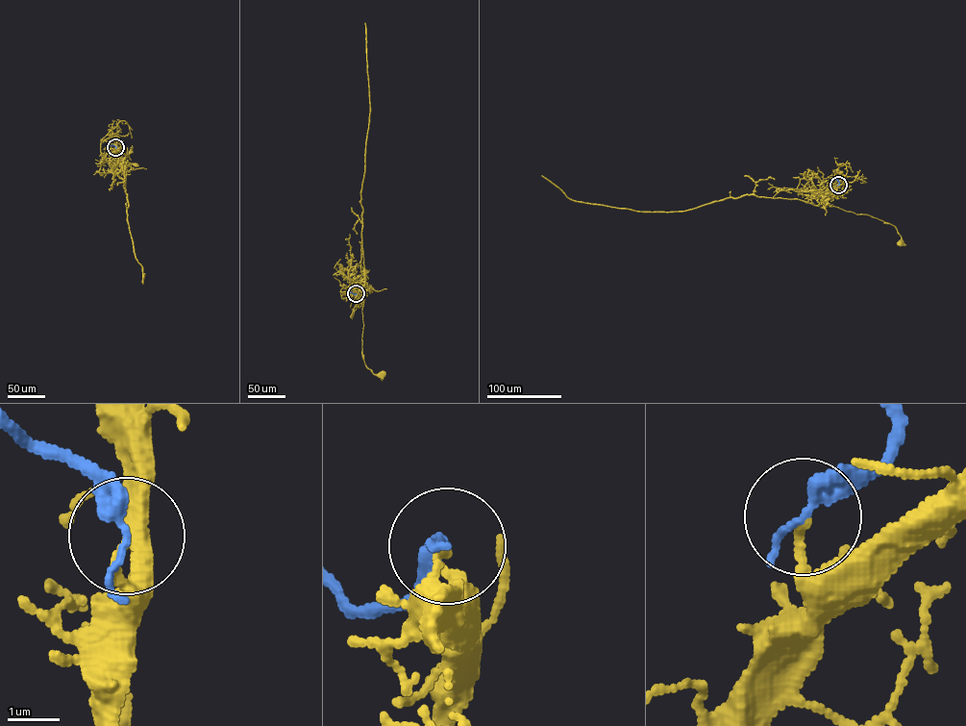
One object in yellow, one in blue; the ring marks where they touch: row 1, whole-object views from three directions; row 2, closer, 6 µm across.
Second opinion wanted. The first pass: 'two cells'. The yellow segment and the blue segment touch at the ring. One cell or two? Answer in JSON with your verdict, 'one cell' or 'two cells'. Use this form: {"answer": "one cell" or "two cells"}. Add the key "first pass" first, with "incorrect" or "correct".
{"first pass": "correct", "answer": "two cells"}

